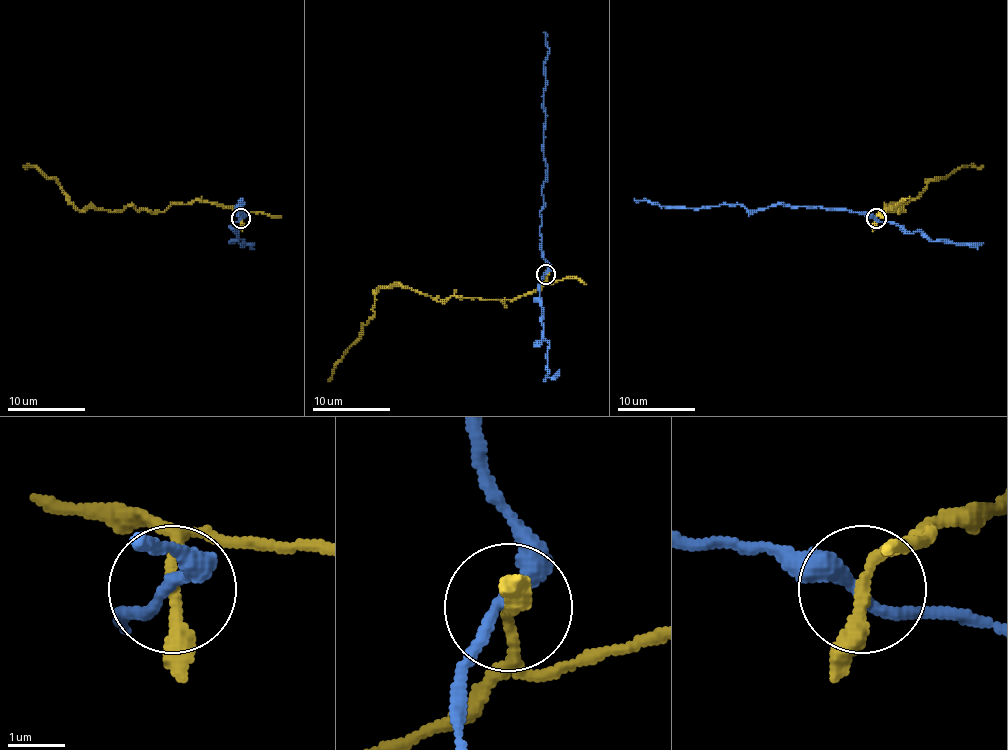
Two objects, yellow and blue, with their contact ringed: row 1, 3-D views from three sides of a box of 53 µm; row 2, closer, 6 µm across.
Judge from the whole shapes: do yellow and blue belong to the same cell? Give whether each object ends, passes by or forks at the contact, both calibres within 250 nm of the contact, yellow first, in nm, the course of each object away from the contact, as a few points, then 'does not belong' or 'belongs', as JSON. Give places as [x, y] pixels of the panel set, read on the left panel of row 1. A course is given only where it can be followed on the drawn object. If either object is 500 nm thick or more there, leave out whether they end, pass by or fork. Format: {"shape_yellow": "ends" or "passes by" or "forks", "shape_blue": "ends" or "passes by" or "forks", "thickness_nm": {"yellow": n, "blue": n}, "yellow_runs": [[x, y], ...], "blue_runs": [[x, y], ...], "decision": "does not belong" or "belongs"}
{"shape_yellow": "passes by", "shape_blue": "passes by", "thickness_nm": {"yellow": 240, "blue": 240}, "yellow_runs": [[240, 218], [236, 208], [207, 200], [170, 204], [163, 212], [75, 208], [56, 181], [31, 165], [23, 165]], "blue_runs": [[240, 218], [234, 206], [242, 206], [238, 210], [238, 204], [240, 208], [244, 202], [240, 198]], "decision": "does not belong"}

